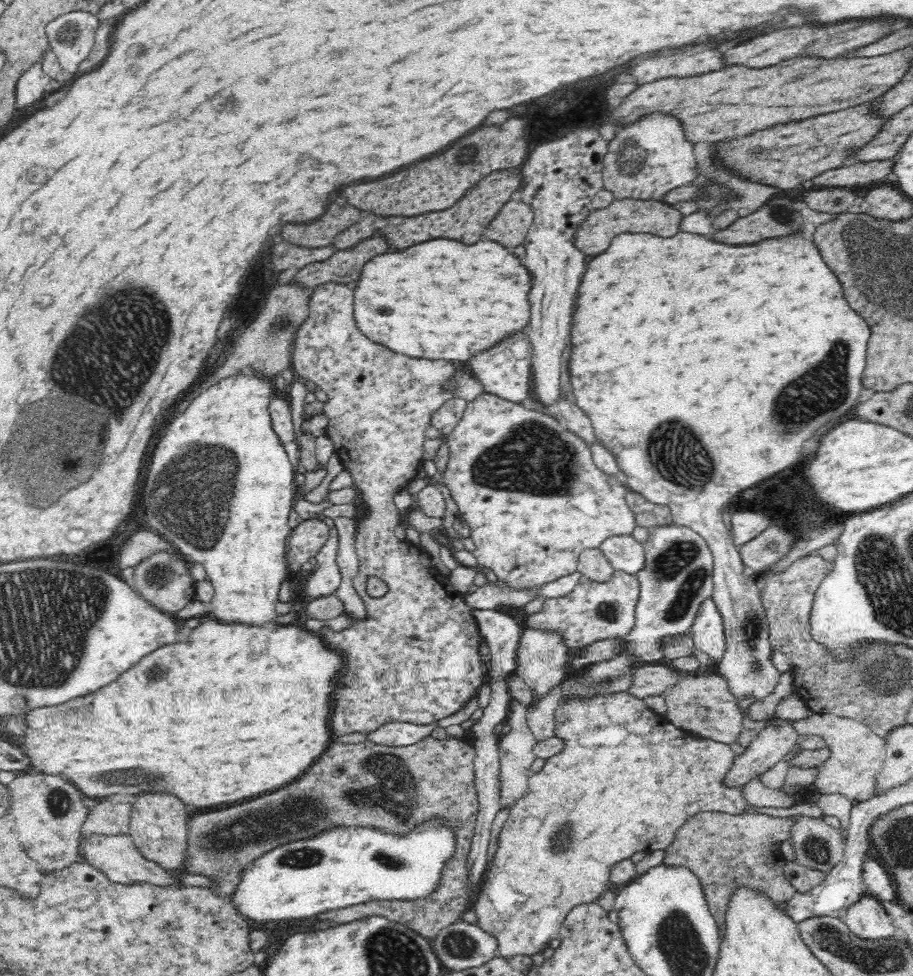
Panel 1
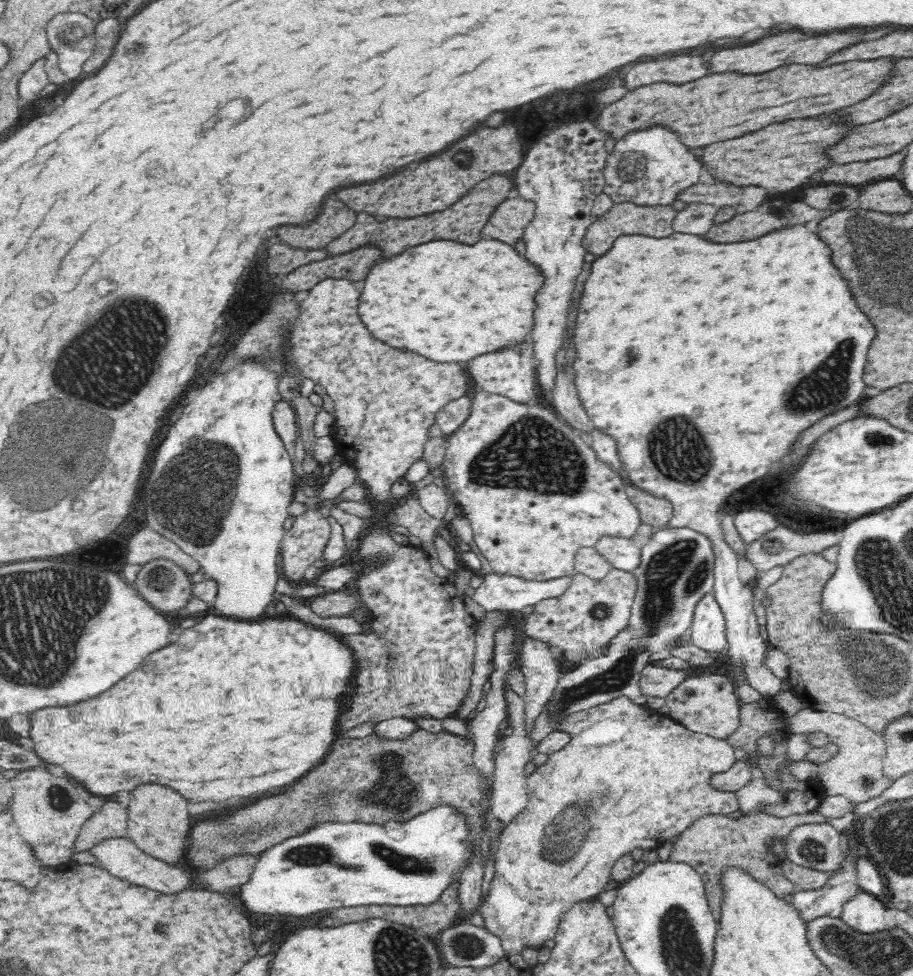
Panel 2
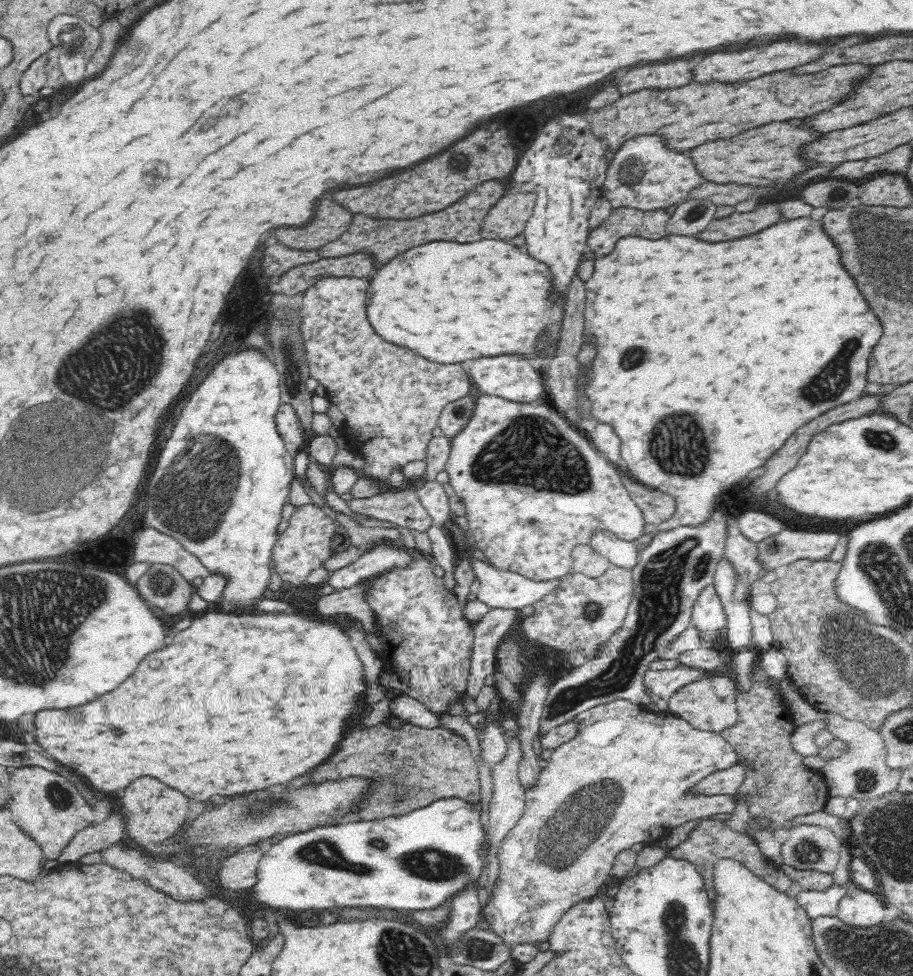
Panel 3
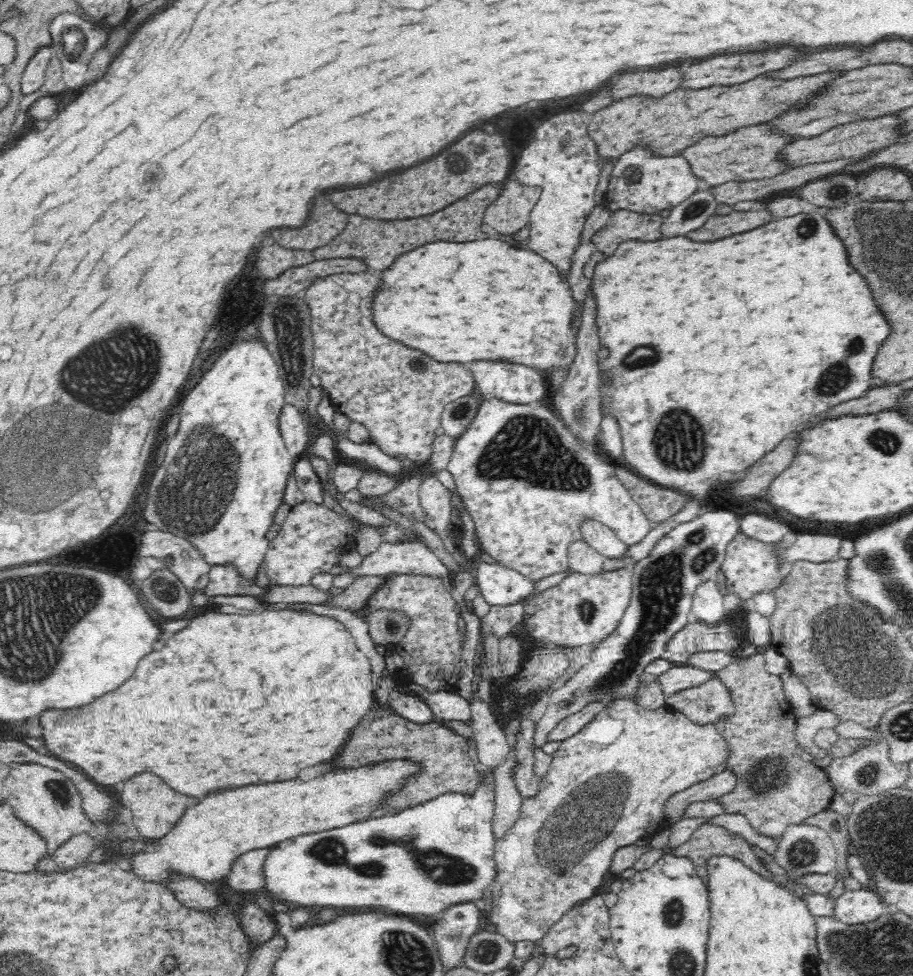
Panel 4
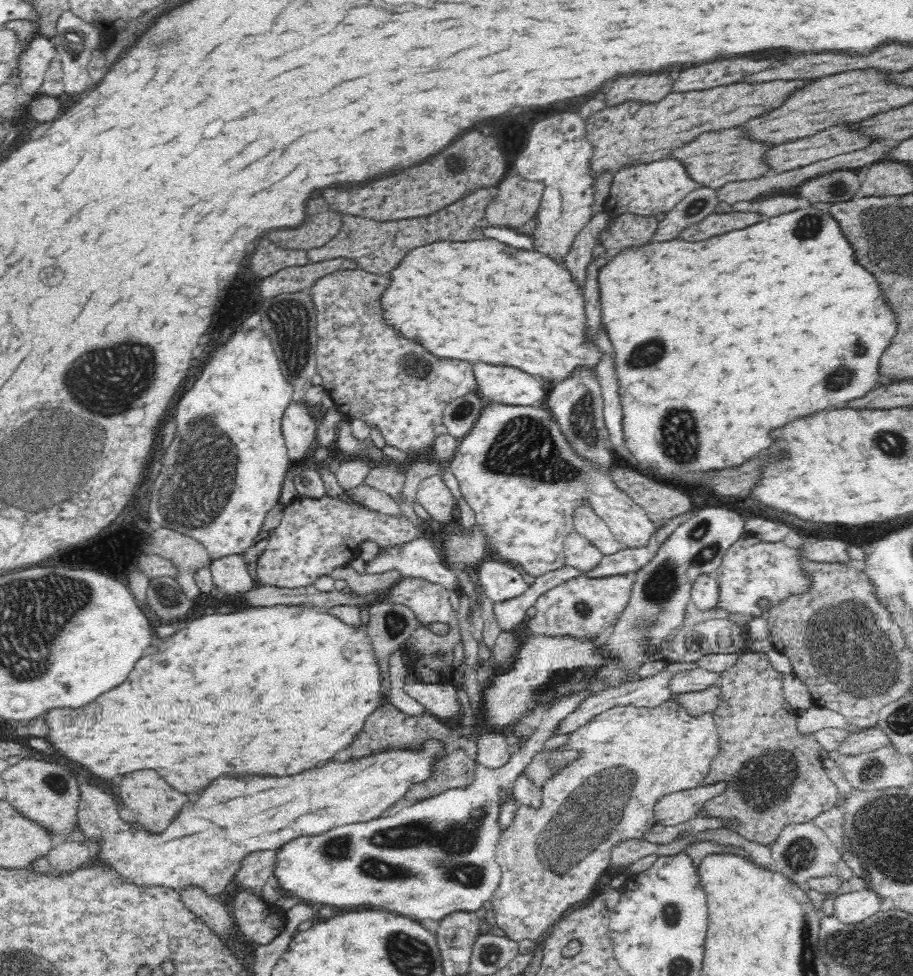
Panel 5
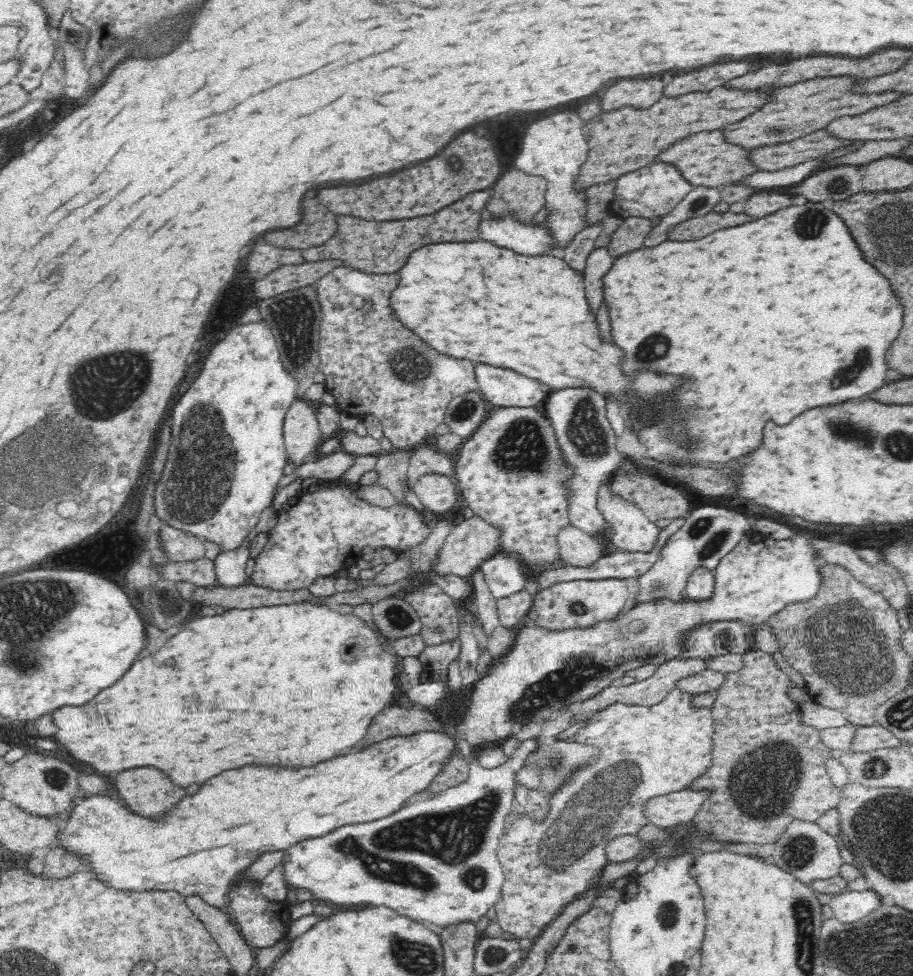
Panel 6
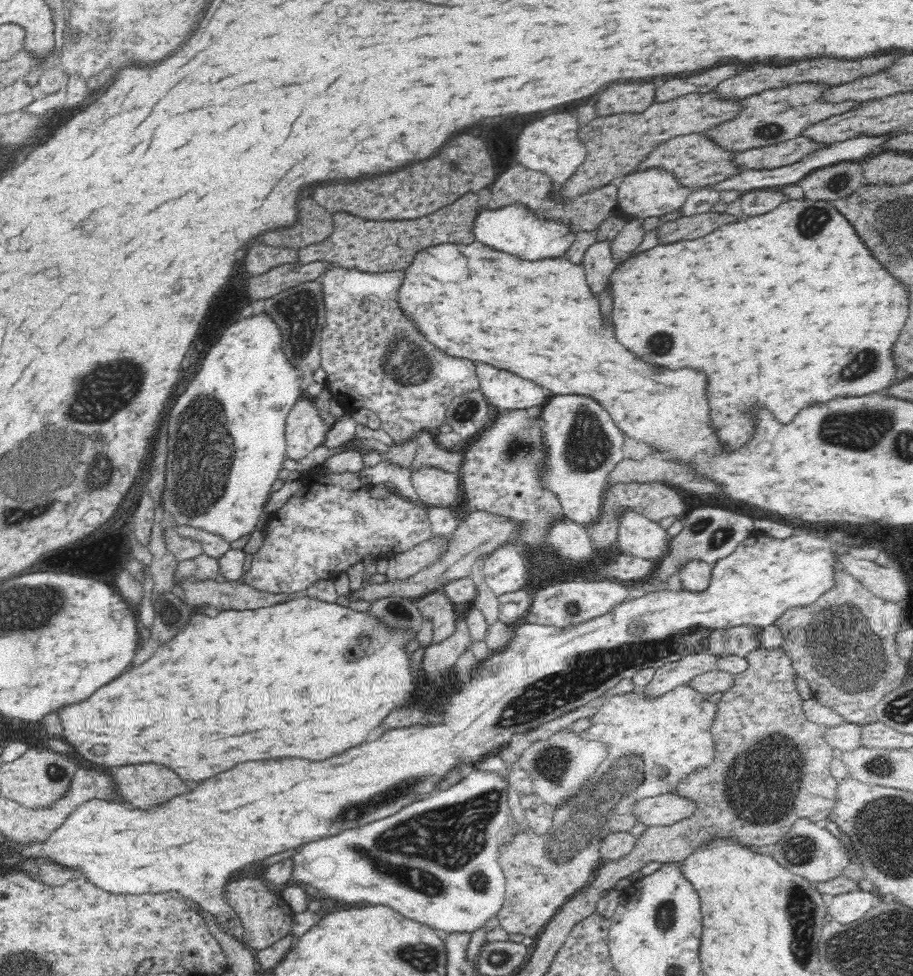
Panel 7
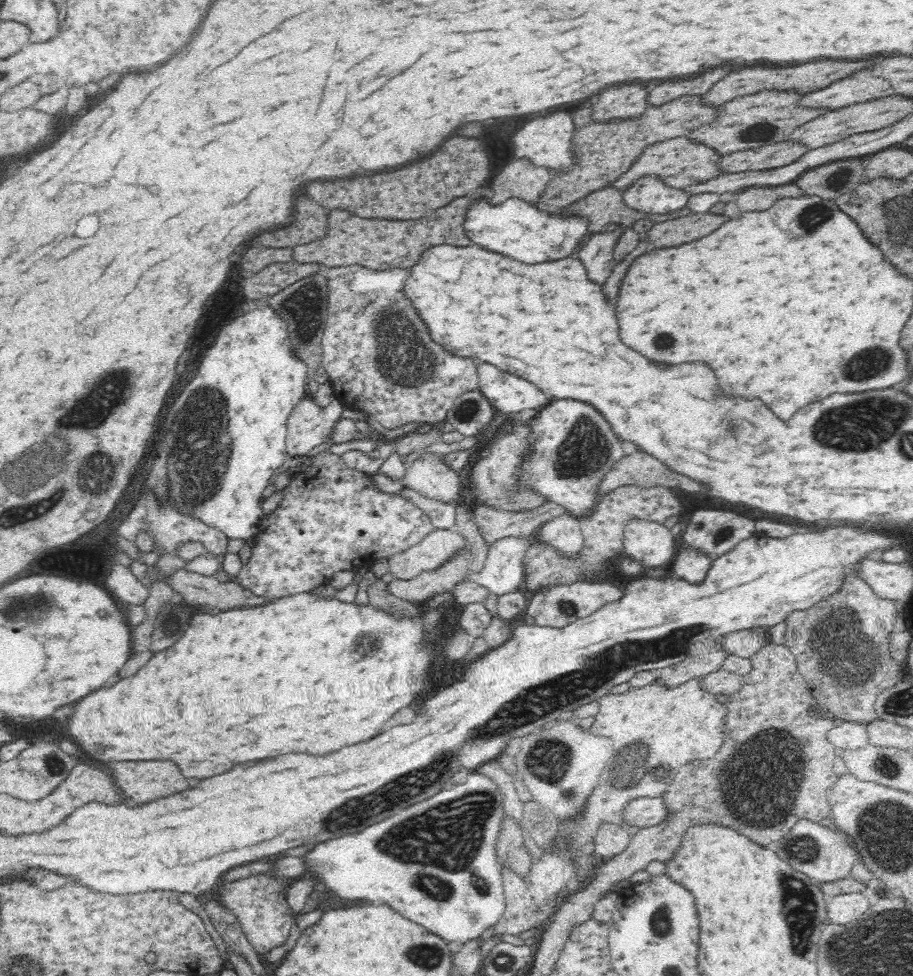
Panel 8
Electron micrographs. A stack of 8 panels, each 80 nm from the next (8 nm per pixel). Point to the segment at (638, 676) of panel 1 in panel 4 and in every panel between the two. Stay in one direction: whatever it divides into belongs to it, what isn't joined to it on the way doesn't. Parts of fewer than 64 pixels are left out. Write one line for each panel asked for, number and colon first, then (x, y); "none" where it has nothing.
2: (659, 681)
3: (663, 683)
4: (680, 677)

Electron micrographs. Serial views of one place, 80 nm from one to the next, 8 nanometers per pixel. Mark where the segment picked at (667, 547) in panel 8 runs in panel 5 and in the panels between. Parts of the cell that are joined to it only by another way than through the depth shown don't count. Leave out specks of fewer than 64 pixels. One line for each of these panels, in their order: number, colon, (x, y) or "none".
5: (526, 515)
6: (632, 531)
7: (638, 536)

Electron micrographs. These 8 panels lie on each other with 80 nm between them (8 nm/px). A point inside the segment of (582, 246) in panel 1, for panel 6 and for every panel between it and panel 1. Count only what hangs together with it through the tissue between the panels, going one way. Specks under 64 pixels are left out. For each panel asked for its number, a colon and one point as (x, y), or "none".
2: (622, 219)
3: (623, 222)
4: (624, 225)
5: (627, 230)
6: (629, 236)

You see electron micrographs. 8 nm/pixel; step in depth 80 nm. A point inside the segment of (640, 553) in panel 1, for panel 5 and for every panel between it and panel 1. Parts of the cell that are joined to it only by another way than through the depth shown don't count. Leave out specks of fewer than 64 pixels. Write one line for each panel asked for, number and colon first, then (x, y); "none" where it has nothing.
2: (624, 554)
3: (619, 552)
4: (595, 533)
5: (586, 521)

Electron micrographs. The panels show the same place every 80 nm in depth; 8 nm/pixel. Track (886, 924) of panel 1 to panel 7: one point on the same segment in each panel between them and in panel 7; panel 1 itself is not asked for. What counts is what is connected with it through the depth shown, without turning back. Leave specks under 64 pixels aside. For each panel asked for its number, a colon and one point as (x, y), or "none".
2: (865, 912)
3: (859, 907)
4: (858, 906)
5: (852, 907)
6: (847, 907)
7: (845, 908)

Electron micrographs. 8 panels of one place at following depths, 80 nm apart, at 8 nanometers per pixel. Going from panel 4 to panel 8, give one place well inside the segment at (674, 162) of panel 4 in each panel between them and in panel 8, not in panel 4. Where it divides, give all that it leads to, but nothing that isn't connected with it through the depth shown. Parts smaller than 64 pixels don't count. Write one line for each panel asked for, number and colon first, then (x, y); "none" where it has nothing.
5: (647, 190)
6: (656, 189)
7: (653, 192)
8: (649, 195)

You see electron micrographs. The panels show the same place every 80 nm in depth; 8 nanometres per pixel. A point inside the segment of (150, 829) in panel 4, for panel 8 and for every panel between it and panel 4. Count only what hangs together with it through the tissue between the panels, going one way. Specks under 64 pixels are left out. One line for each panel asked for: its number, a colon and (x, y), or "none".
5: (147, 794)
6: (148, 790)
7: (142, 785)
8: (139, 781)

